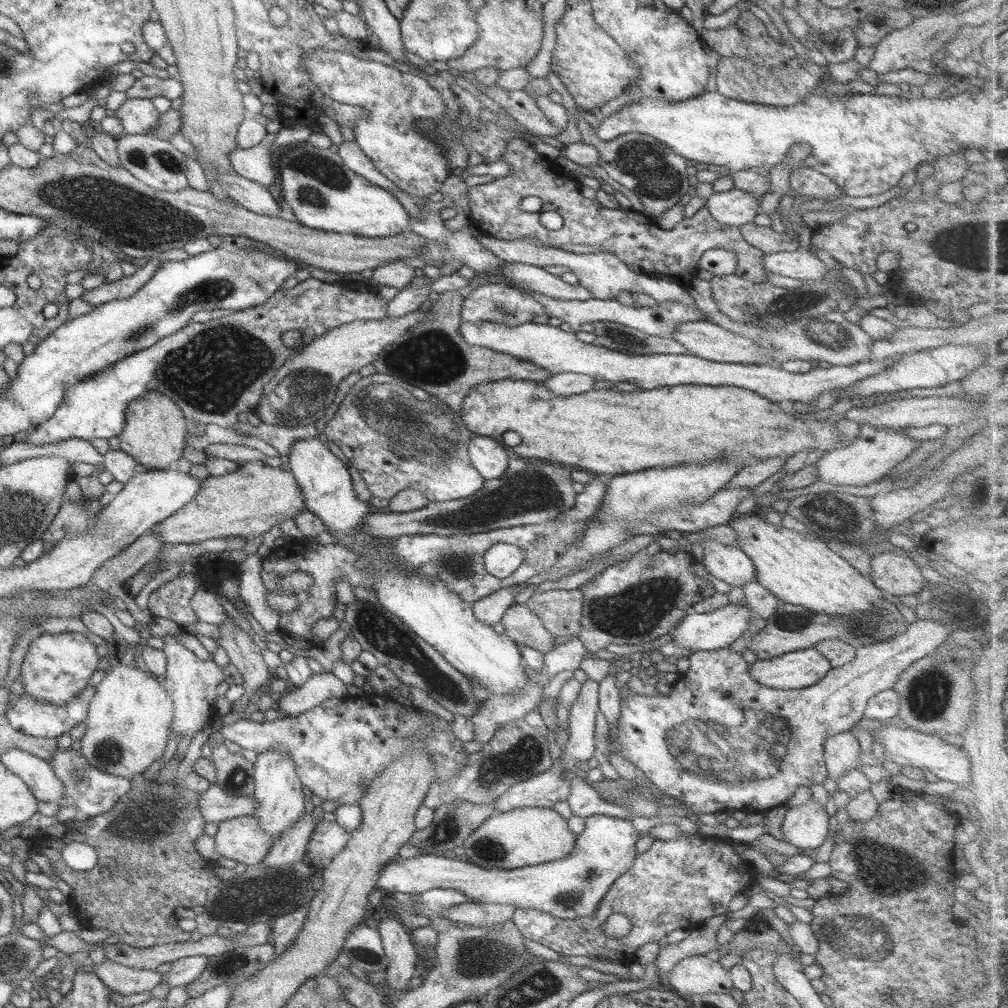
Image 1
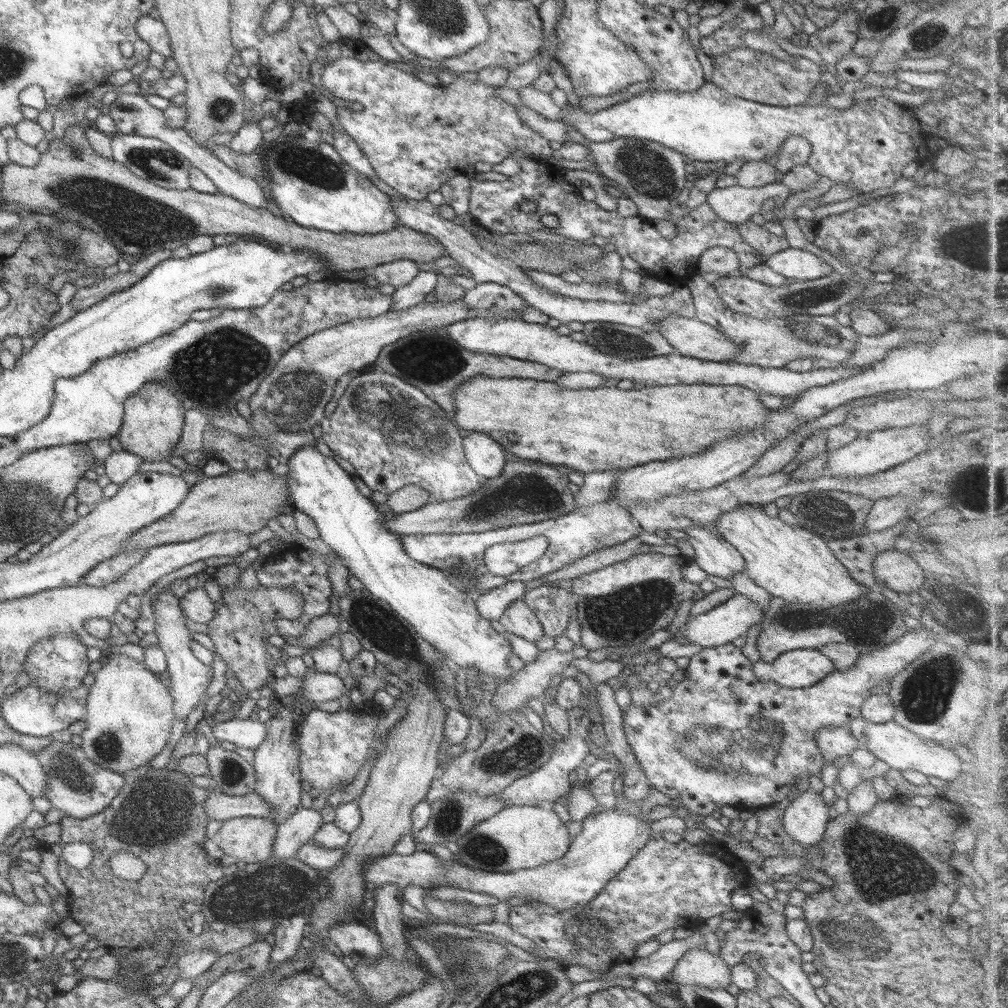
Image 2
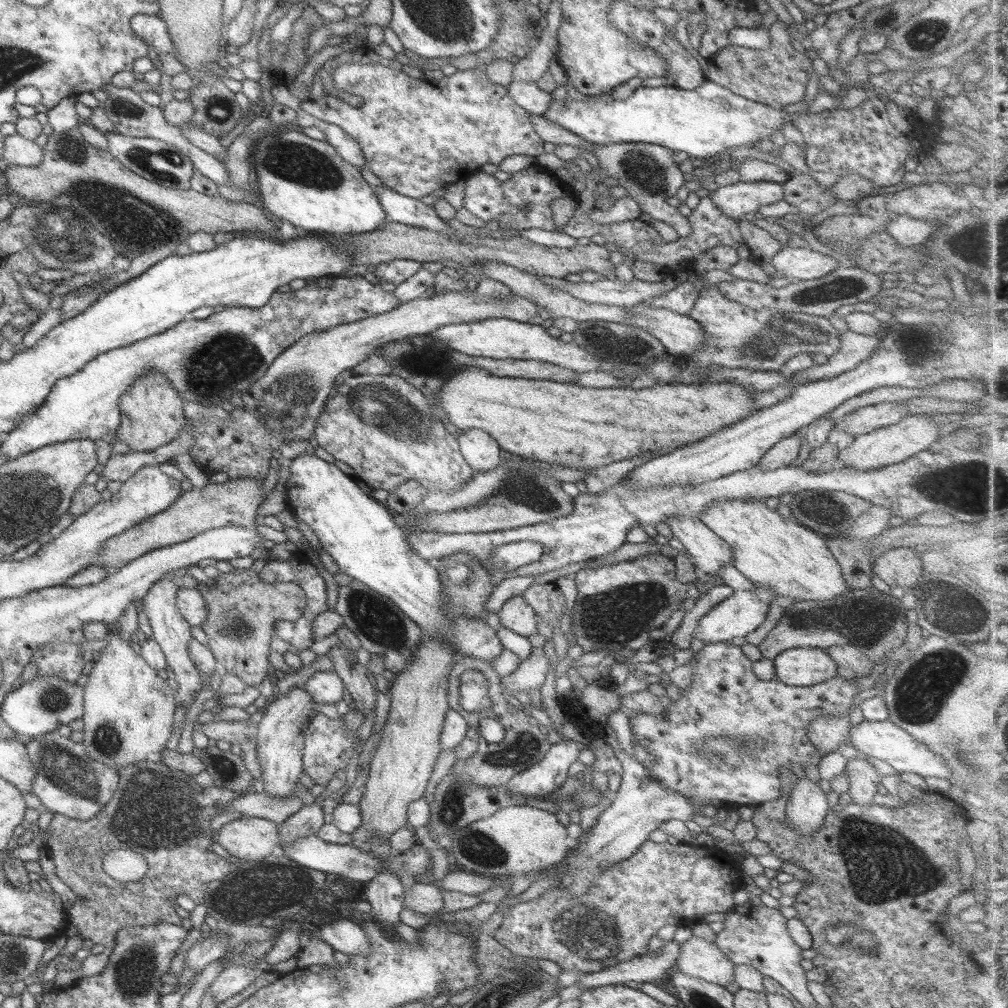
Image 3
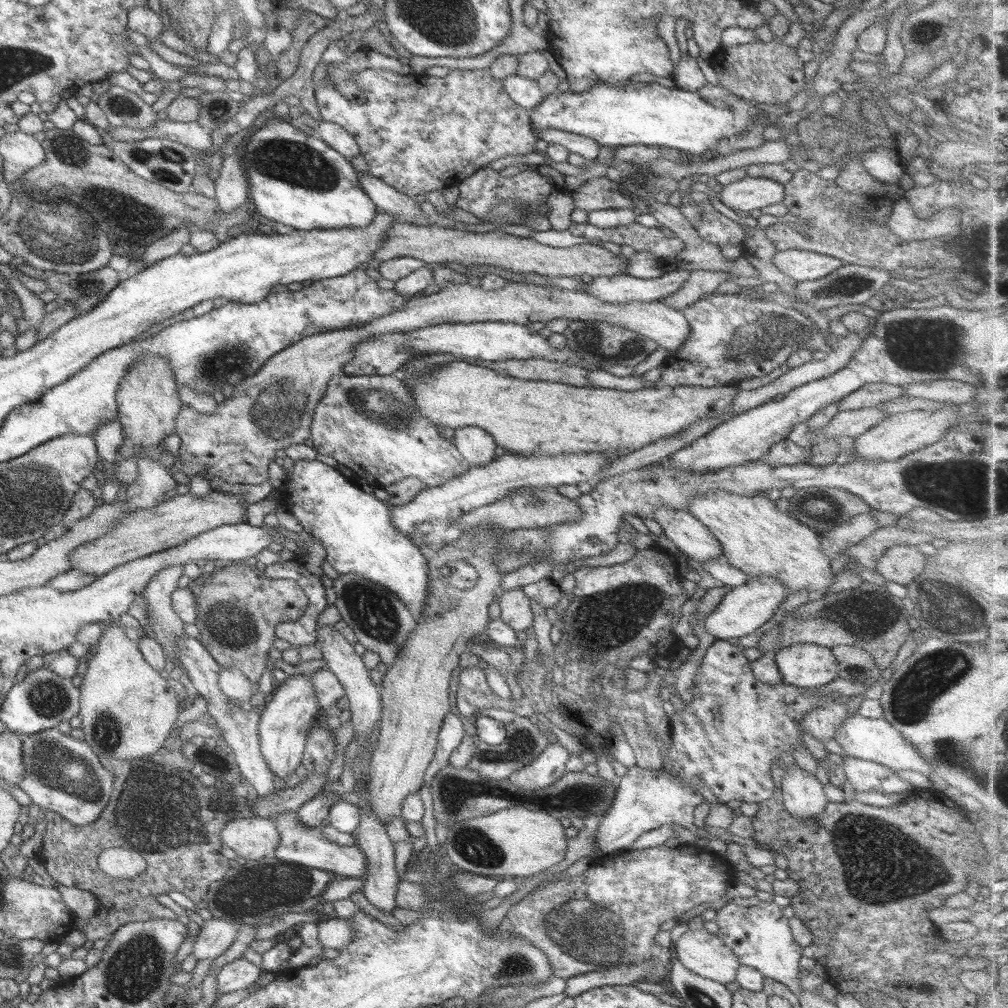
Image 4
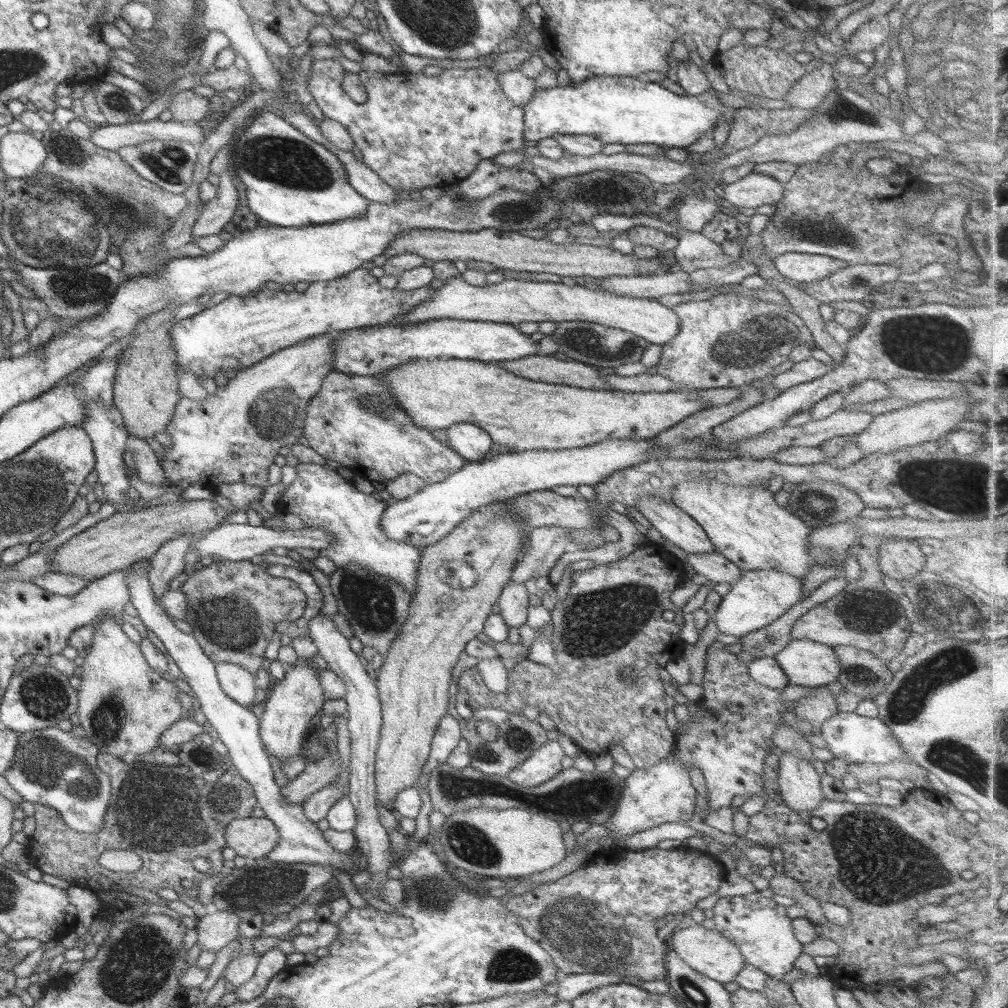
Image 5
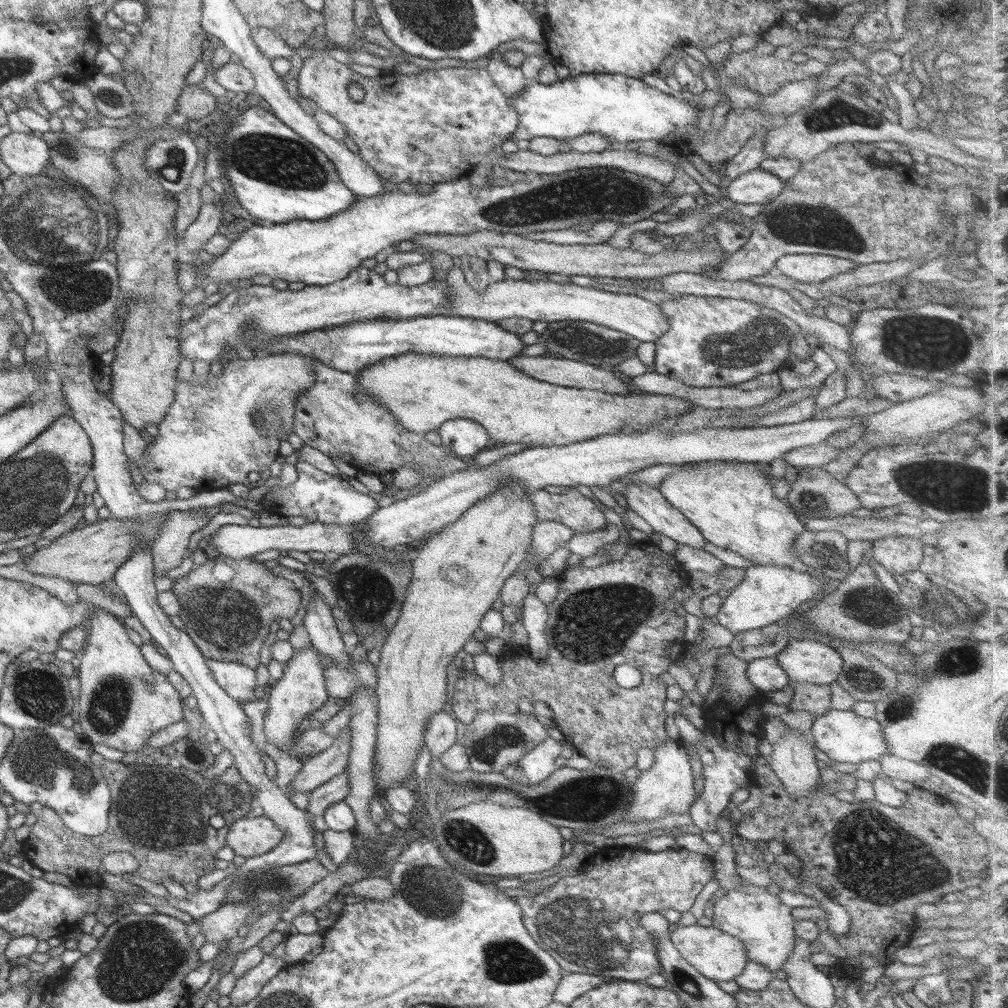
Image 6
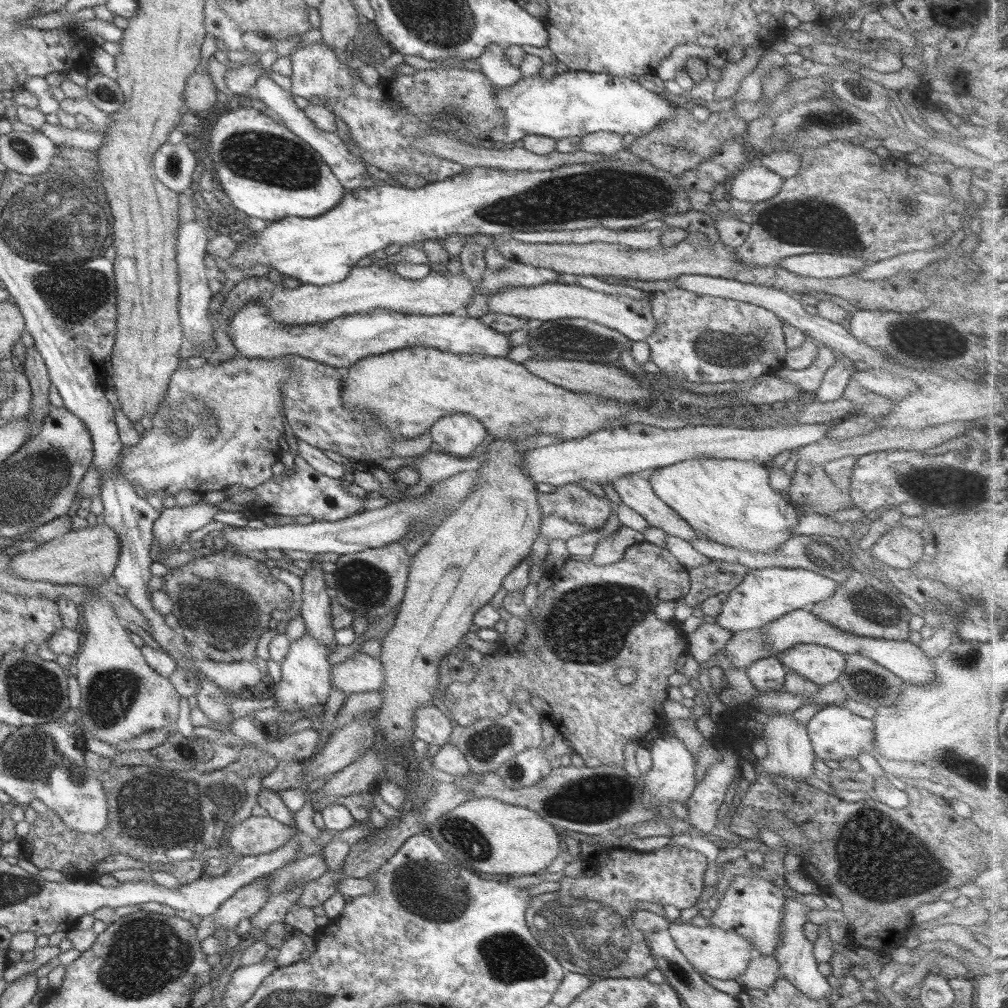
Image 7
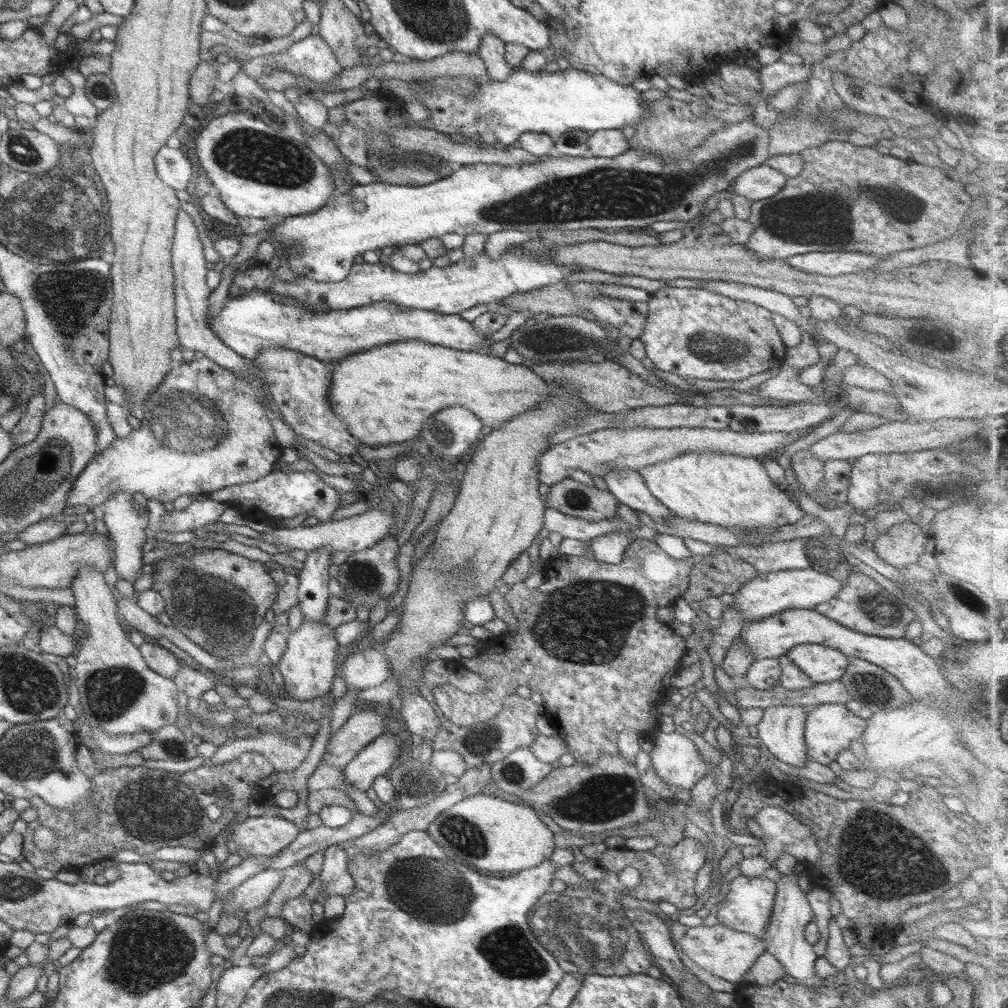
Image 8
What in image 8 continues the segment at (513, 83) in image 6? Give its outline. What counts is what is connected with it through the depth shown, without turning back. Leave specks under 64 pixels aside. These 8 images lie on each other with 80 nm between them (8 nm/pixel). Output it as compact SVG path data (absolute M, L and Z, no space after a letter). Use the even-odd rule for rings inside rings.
M486 34L478 46L476 53L483 61L486 79L501 82L514 71L504 59L505 43L493 34Z

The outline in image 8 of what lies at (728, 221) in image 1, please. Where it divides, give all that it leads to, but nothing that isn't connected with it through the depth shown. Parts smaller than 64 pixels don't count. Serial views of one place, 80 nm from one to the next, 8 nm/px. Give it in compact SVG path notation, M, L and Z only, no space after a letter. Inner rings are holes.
M764 163L744 170L731 182L730 191L750 202L777 194L785 184L786 176Z

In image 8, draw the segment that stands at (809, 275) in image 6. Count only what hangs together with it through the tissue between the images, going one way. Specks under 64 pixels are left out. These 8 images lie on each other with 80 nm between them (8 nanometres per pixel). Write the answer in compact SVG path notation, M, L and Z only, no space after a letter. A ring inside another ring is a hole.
M807 252L790 256L786 261L791 268L819 276L851 274L877 262L874 256L860 252Z

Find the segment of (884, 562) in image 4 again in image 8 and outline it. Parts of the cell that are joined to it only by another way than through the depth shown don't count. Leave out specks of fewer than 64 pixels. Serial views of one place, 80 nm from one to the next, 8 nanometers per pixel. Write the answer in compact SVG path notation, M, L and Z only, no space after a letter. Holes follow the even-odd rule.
M912 519L895 524L877 535L870 547L885 564L896 569L907 566L924 552L927 536L920 527L918 521Z

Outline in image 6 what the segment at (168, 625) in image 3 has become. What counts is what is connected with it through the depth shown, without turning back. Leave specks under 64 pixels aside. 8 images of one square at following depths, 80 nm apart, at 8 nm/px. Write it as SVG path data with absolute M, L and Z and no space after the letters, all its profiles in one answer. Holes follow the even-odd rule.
M172 510L165 514L160 533L150 544L152 569L155 578L166 576L171 568L177 568L181 560L187 556L187 542L193 532L207 524L206 518L200 510L179 511Z

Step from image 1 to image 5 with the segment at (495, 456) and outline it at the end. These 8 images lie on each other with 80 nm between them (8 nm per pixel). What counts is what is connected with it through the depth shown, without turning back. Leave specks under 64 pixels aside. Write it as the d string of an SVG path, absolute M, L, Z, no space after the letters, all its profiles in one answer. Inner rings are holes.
M459 423L445 429L447 430L445 444L468 463L482 461L491 448L492 440L478 426Z

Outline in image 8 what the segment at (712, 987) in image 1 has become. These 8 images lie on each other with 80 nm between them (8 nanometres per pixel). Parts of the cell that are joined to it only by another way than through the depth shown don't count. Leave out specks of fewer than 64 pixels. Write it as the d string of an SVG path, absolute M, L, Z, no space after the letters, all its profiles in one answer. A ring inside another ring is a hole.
M625 895L621 896L617 902L623 909L641 909L650 912L652 915L657 915L668 926L668 934L672 942L679 944L681 952L691 962L695 963L701 970L717 976L717 978L723 978L727 982L742 985L742 976L751 968L751 964L757 960L757 956L761 956L764 952L764 943L761 939L743 932L737 932L722 924L717 923L713 926L701 924L696 927L686 927L664 914L658 905L652 901L637 900Z

